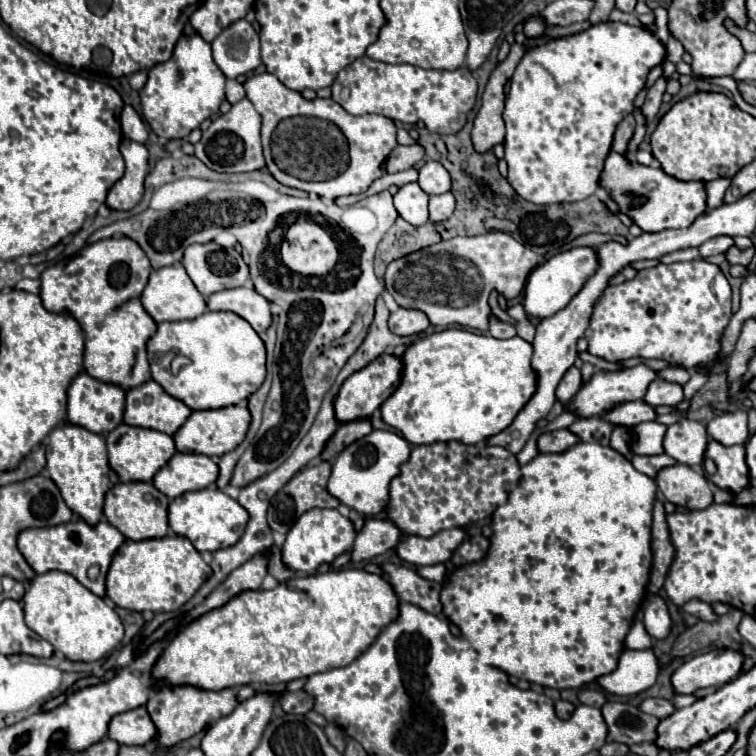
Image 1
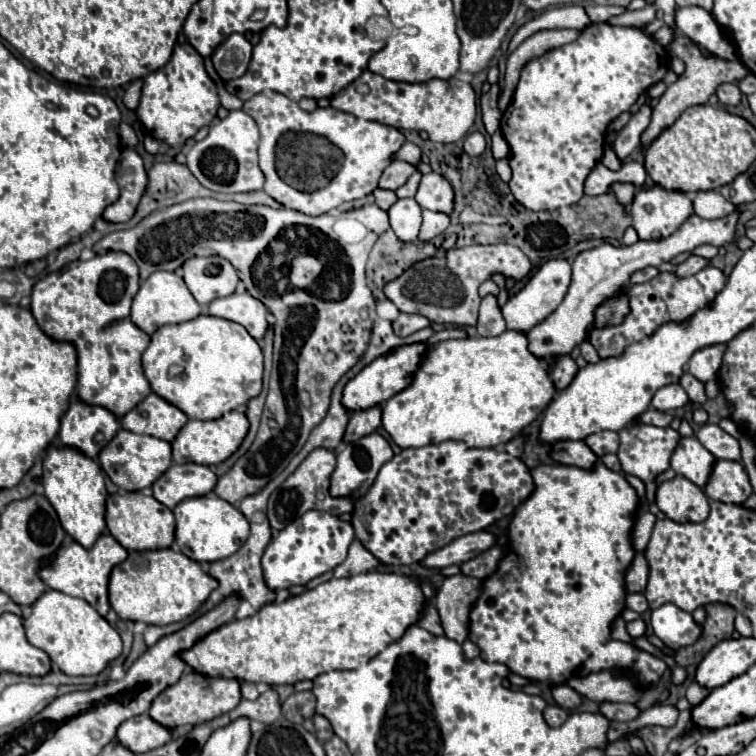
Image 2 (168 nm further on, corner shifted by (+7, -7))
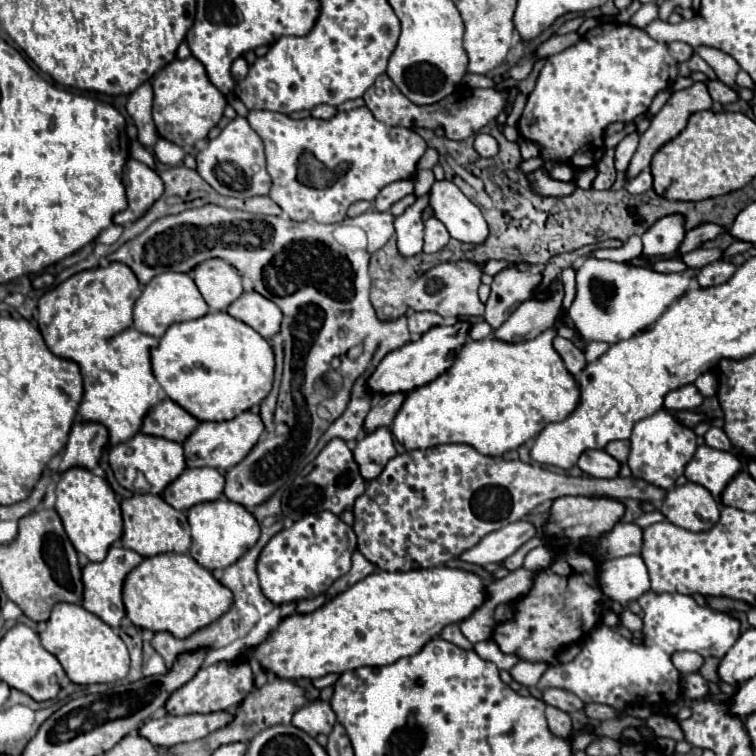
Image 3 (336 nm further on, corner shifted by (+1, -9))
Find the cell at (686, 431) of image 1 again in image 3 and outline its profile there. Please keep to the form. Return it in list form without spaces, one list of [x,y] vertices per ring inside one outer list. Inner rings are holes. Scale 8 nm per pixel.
[[[701,445],[687,463],[685,477],[687,481],[699,483],[709,489],[715,501],[719,501],[721,491],[737,475],[737,471],[741,471],[741,467],[741,461],[733,453],[715,451],[707,445]]]

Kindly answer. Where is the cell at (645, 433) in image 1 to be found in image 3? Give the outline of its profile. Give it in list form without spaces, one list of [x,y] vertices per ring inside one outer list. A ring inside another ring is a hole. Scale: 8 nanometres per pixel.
[[[661,409],[655,415],[635,423],[629,441],[631,441],[631,451],[627,465],[633,477],[643,479],[647,483],[655,483],[655,487],[663,487],[665,491],[669,491],[675,485],[675,479],[683,475],[685,465],[693,457],[697,447],[693,429],[683,427],[667,409]]]

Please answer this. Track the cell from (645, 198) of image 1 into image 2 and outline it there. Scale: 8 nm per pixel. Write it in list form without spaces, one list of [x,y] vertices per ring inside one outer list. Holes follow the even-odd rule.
[[[659,185],[643,187],[633,199],[633,227],[641,241],[673,235],[691,215],[693,203],[685,193],[665,191]]]

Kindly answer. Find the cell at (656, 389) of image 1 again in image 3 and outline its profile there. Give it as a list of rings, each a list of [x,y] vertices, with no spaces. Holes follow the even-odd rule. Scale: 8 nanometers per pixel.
[[[687,385],[687,387],[675,389],[667,395],[665,409],[667,411],[683,411],[683,409],[691,411],[691,409],[697,409],[701,403],[703,403],[703,395],[697,391],[697,387]]]

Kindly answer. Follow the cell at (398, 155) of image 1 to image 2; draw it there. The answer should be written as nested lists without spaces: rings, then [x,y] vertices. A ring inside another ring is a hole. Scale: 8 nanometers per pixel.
[[[393,161],[393,163],[385,169],[385,173],[383,173],[381,181],[379,181],[379,187],[381,187],[381,189],[397,191],[401,185],[405,185],[405,181],[411,177],[413,171],[415,171],[413,165],[405,163],[405,161]]]

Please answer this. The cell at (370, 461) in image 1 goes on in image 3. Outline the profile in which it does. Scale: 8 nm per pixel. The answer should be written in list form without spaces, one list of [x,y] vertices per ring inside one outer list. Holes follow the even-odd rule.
[[[379,427],[377,431],[365,435],[357,441],[353,449],[353,459],[359,465],[359,473],[365,481],[373,481],[379,477],[389,459],[397,455],[393,445],[393,435],[387,427]]]

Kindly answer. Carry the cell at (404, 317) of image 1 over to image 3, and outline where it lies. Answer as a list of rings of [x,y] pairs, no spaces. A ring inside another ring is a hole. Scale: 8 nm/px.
[[[423,311],[423,313],[413,313],[409,319],[409,331],[411,331],[411,337],[417,339],[421,337],[423,333],[427,333],[431,327],[439,327],[443,325],[443,317],[437,315],[437,313],[431,313],[431,311]]]

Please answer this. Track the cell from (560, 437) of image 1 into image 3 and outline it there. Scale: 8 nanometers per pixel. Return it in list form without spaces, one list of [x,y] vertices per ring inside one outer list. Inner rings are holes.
[[[603,449],[585,451],[577,459],[577,467],[583,473],[591,477],[599,477],[599,479],[613,479],[617,477],[617,471],[619,471],[619,463],[611,455],[607,455]]]

